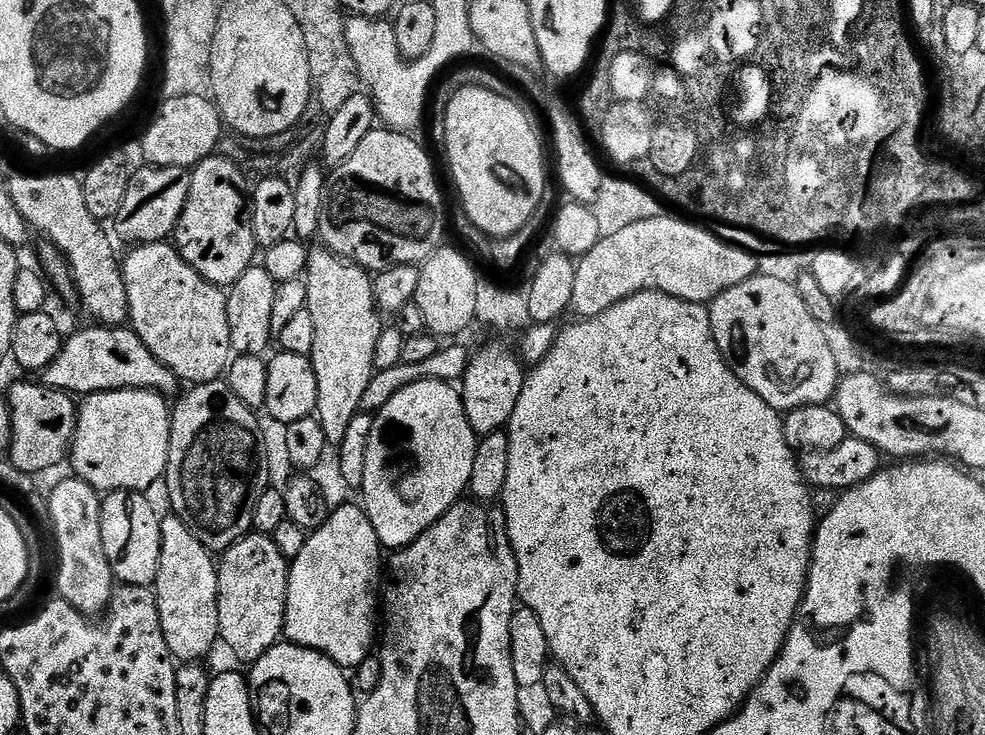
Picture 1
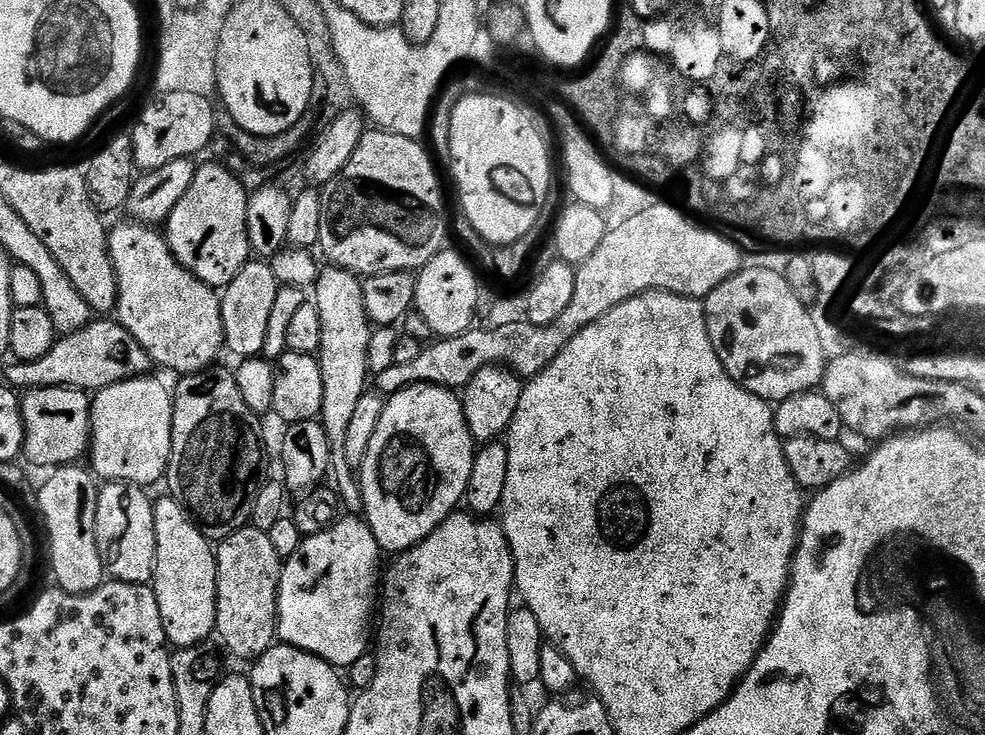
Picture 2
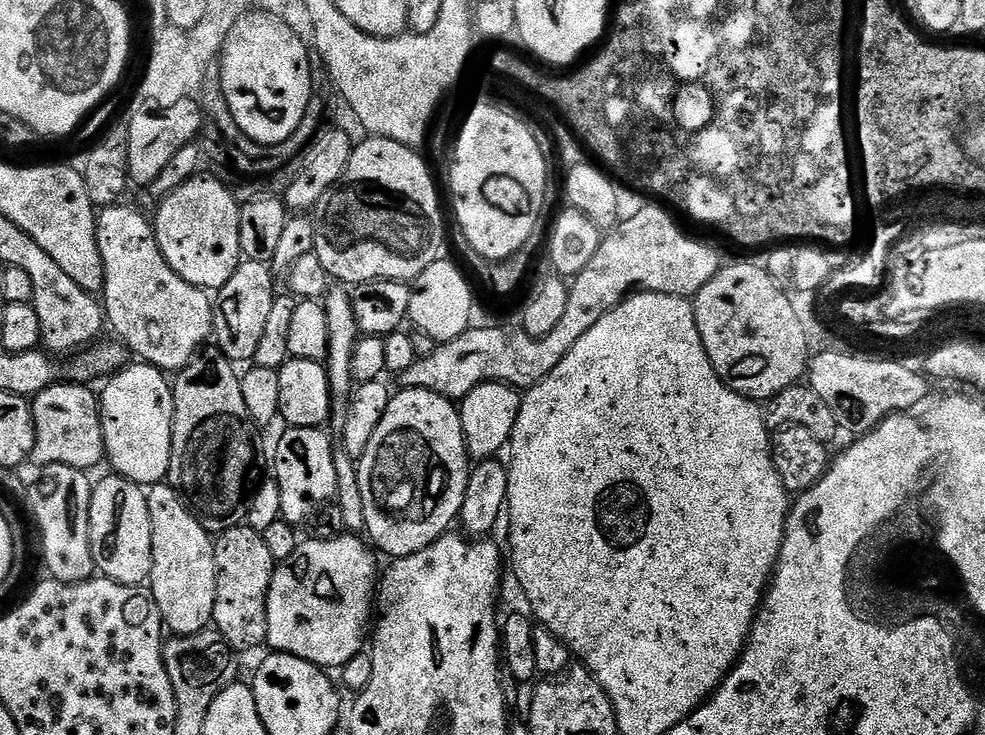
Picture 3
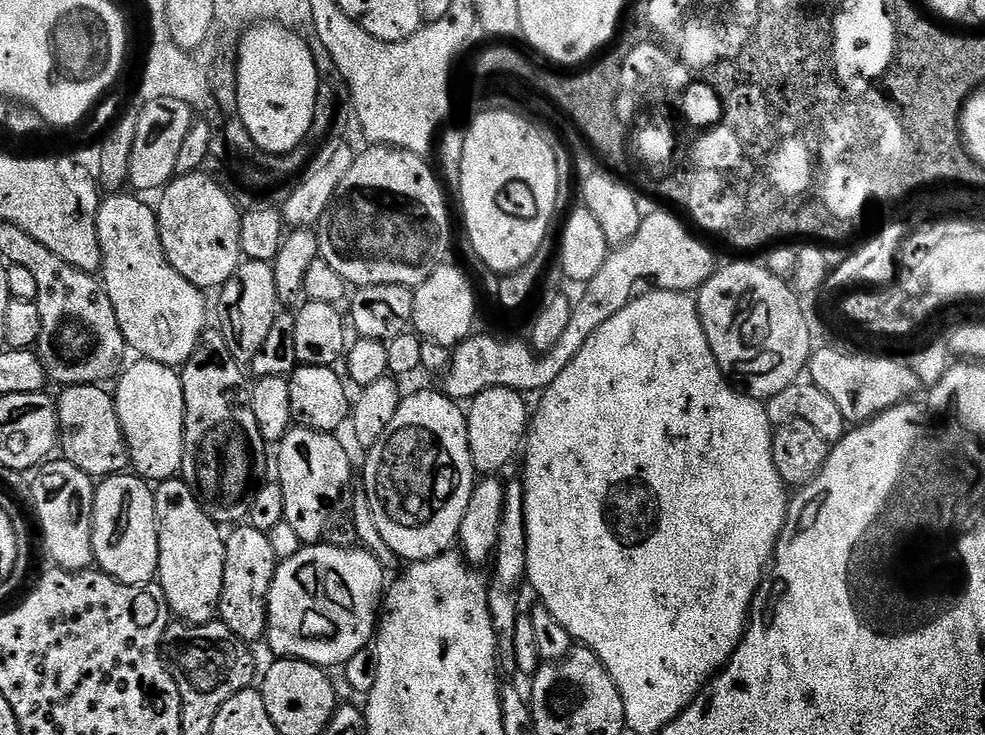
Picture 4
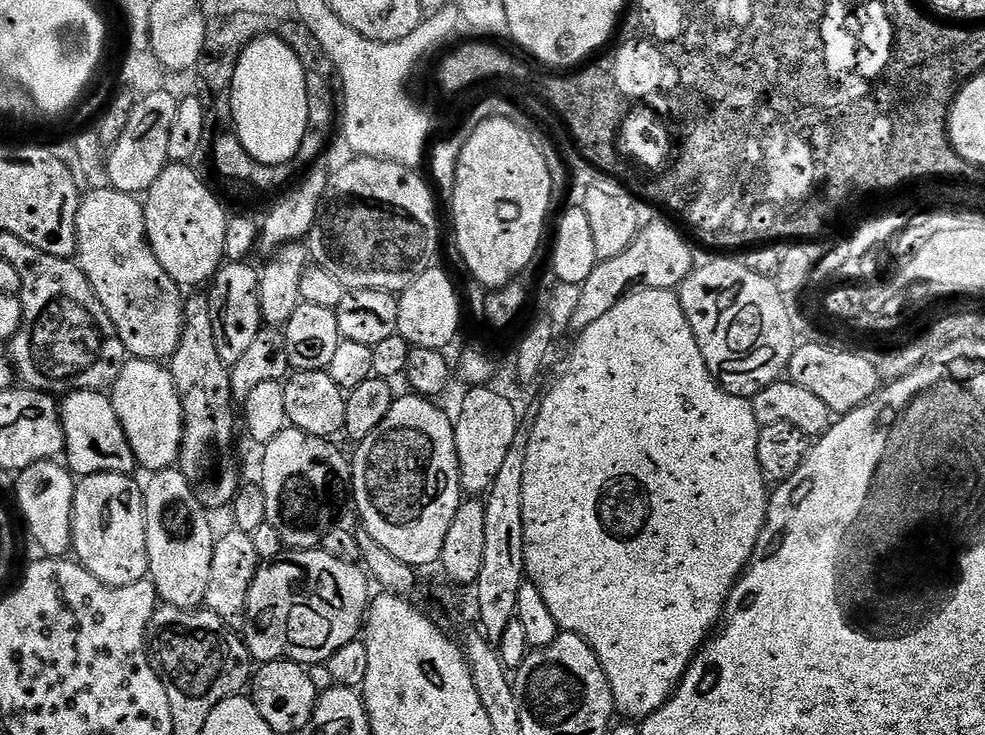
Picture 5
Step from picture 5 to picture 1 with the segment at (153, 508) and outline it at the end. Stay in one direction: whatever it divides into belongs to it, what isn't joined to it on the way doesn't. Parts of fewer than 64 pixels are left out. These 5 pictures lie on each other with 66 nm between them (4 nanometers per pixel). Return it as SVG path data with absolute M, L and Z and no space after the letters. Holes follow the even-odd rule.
M175 514L165 515L160 521L162 530L162 550L160 551L160 569L156 575L154 591L158 602L158 618L162 622L162 634L166 638L166 646L173 658L180 662L200 662L204 655L220 640L218 626L218 567L213 553L209 552L198 538L179 520Z

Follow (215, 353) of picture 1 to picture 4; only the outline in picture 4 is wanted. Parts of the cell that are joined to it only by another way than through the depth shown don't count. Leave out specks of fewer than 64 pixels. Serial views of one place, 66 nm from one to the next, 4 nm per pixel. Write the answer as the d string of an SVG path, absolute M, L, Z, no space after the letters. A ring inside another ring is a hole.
M112 194L94 212L94 231L96 244L100 248L99 279L102 292L116 315L116 327L124 336L125 345L143 359L159 364L182 366L196 351L196 342L204 330L204 300L201 289L196 288L182 274L168 265L168 259L160 248L160 235L156 229L156 213L153 205L143 204L136 194Z

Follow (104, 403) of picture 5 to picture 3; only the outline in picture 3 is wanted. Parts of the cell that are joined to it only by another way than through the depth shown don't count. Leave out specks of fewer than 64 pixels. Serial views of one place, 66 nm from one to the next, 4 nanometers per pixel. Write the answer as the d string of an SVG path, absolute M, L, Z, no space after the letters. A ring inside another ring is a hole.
M57 382L46 390L42 390L31 401L34 414L34 426L36 427L36 449L32 451L31 459L37 460L40 466L49 464L61 464L81 470L93 470L106 460L104 451L104 431L102 430L102 418L100 417L100 401L97 393L91 392L89 385L84 382Z

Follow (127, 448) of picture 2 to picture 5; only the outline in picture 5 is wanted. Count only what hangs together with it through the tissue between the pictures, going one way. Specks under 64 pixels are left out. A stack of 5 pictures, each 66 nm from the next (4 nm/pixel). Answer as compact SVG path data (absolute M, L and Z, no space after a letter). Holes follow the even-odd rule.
M125 359L122 374L112 385L110 395L114 410L122 422L122 430L136 455L137 465L141 469L149 468L149 473L152 474L173 467L179 461L180 444L184 441L184 406L171 371L163 363L155 360Z

